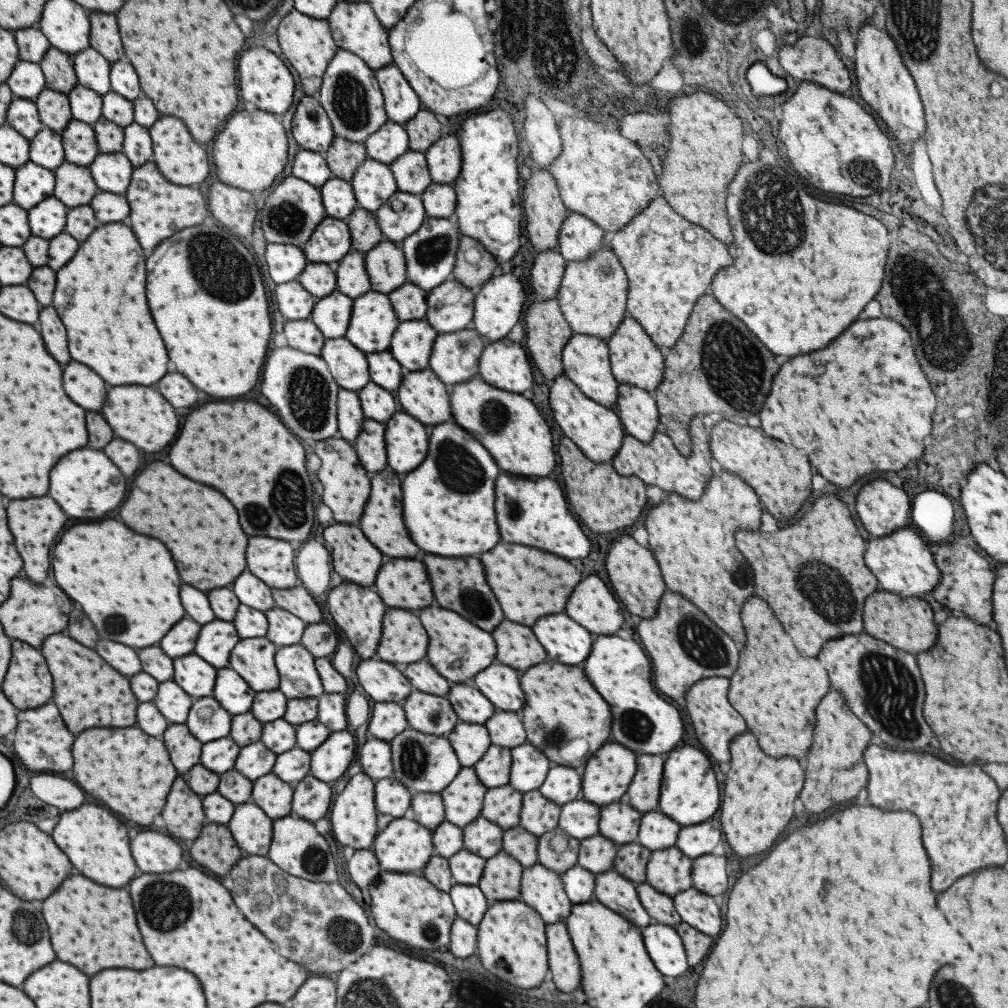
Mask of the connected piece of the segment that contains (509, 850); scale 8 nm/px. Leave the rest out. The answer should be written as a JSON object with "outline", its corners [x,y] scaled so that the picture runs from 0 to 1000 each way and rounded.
{"outline":[[[511,818],[498,825],[498,844],[513,853],[519,861],[529,859],[532,856],[533,832],[517,818]]]}

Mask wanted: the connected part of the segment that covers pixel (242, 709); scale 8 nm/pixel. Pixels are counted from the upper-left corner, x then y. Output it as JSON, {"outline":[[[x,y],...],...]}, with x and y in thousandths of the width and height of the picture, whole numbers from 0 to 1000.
{"outline":[[[226,661],[214,664],[213,669],[209,690],[228,709],[245,707],[252,693],[252,685]]]}

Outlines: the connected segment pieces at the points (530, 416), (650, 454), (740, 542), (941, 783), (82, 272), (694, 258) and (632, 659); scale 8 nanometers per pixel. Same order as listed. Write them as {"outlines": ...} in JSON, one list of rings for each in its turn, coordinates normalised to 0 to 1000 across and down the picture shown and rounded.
{"outlines":[[[[465,377],[449,383],[445,392],[447,419],[465,429],[491,456],[499,468],[519,472],[543,472],[551,464],[551,448],[545,424],[533,405],[515,391],[483,383],[477,377]]],[[[689,413],[684,418],[683,434],[686,437],[684,451],[676,451],[668,442],[665,435],[653,426],[648,430],[647,437],[640,439],[631,437],[622,430],[618,431],[616,442],[612,450],[608,451],[605,459],[610,468],[616,472],[630,472],[638,480],[649,480],[659,488],[670,488],[680,495],[691,496],[699,486],[699,481],[705,473],[705,450],[703,446],[703,428],[699,426],[694,413]]],[[[813,491],[803,502],[803,506],[797,512],[793,512],[791,518],[783,520],[781,524],[775,524],[775,528],[761,528],[759,536],[755,536],[755,528],[751,525],[747,525],[747,528],[745,525],[733,525],[729,528],[729,542],[747,563],[749,591],[763,599],[769,613],[787,635],[795,651],[811,651],[814,639],[819,635],[856,627],[855,609],[858,592],[872,582],[868,571],[856,556],[858,538],[846,521],[840,501],[831,492],[826,494]]],[[[870,735],[862,736],[856,745],[861,767],[858,784],[862,799],[876,804],[904,804],[914,817],[914,833],[924,857],[924,881],[938,883],[951,869],[977,859],[995,859],[999,853],[999,835],[994,821],[987,815],[987,798],[991,784],[971,760],[943,760],[924,748],[888,745]]],[[[104,222],[92,228],[90,234],[78,242],[74,254],[61,268],[57,268],[51,304],[57,308],[66,327],[68,353],[70,357],[90,365],[100,377],[104,377],[110,383],[120,381],[148,383],[166,369],[166,351],[144,302],[142,260],[144,254],[132,230],[122,222]]],[[[654,192],[618,226],[601,234],[601,237],[604,246],[620,268],[623,280],[621,311],[636,322],[652,345],[670,343],[672,336],[676,335],[676,328],[684,316],[688,303],[699,292],[699,287],[705,284],[709,270],[723,264],[727,255],[723,244],[695,227],[692,222],[688,222],[674,214]]],[[[592,631],[580,653],[578,667],[606,702],[606,730],[610,736],[628,746],[654,748],[666,744],[676,732],[674,707],[648,685],[644,655],[628,635]]]]}

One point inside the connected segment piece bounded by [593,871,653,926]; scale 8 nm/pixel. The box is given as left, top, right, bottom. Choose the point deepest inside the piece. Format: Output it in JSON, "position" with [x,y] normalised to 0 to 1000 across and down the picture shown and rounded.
{"position":[606,883]}

